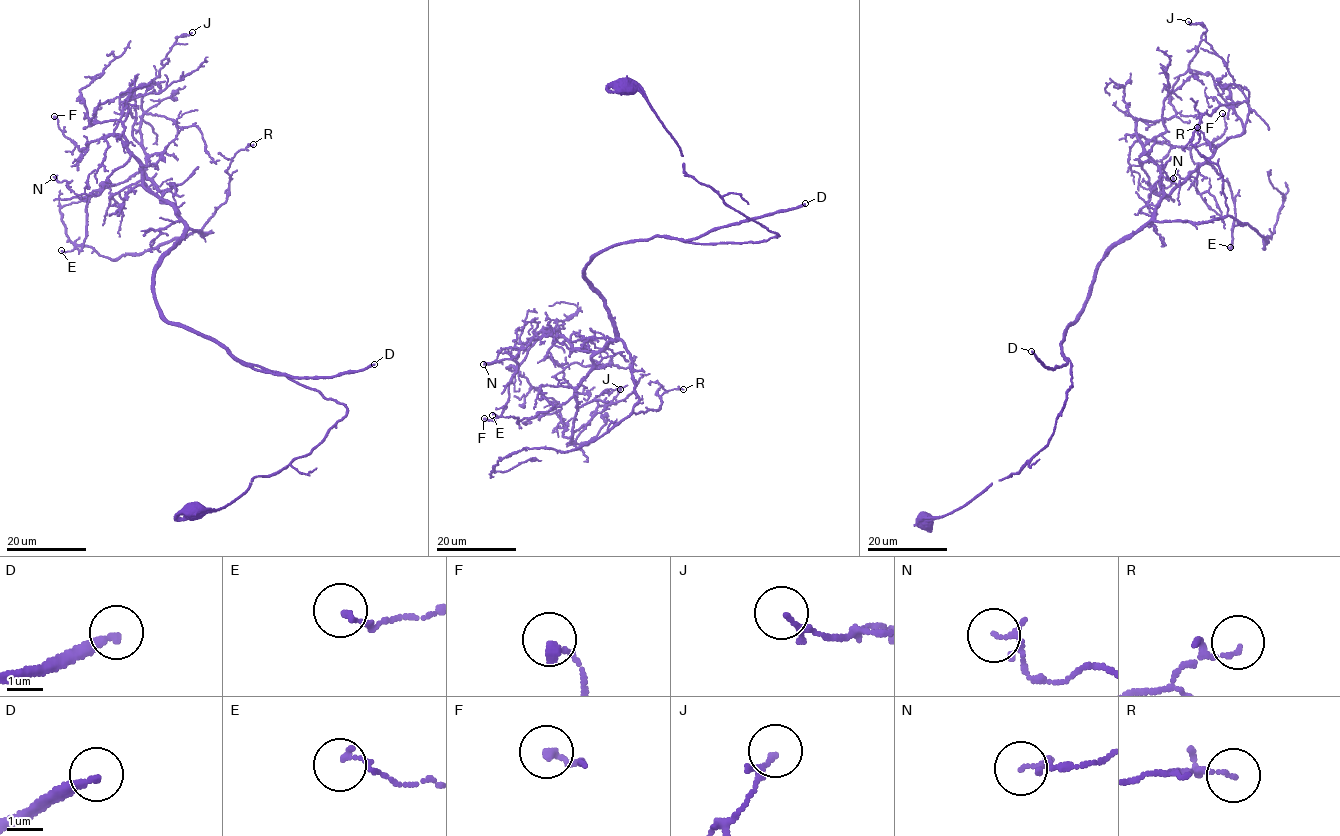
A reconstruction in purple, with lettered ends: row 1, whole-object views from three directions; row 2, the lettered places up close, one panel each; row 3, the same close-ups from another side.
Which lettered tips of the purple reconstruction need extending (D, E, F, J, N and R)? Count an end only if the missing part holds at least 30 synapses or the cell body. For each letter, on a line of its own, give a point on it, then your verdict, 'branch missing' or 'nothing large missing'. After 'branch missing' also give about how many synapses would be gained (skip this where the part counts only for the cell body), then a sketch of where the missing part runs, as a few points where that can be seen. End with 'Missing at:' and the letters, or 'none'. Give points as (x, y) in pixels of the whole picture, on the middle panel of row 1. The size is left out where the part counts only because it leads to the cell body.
D: at (805, 203); branch missing; about 350 synapses
E: at (492, 415); nothing large missing
F: at (484, 418); nothing large missing
J: at (620, 389); nothing large missing
N: at (483, 364); nothing large missing
R: at (683, 389); nothing large missing
Missing at: D

